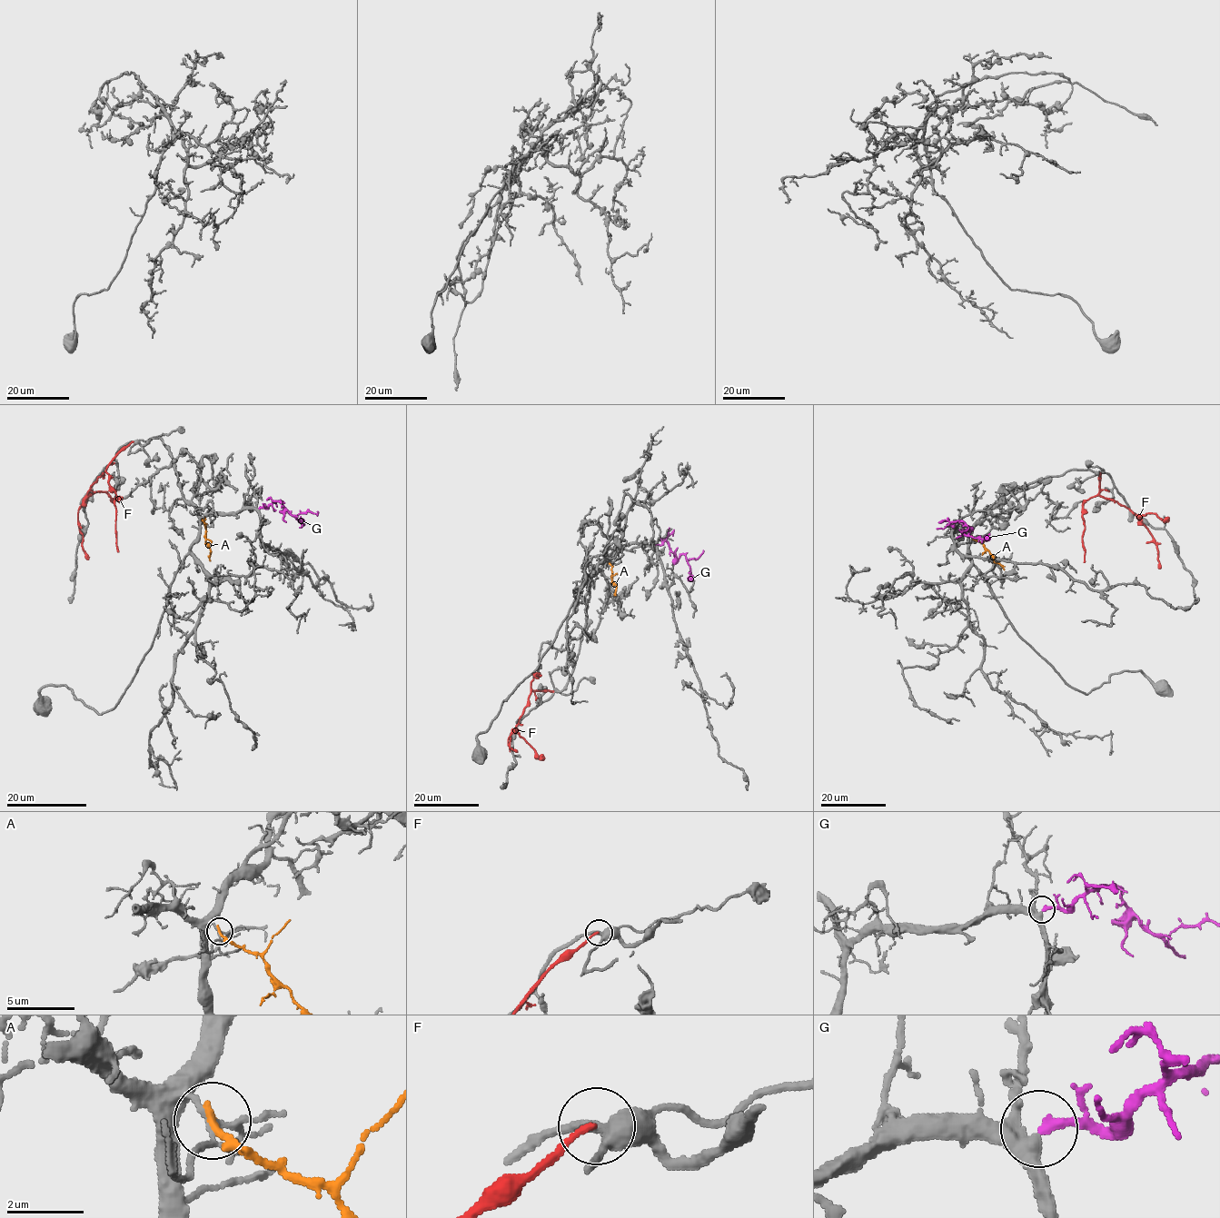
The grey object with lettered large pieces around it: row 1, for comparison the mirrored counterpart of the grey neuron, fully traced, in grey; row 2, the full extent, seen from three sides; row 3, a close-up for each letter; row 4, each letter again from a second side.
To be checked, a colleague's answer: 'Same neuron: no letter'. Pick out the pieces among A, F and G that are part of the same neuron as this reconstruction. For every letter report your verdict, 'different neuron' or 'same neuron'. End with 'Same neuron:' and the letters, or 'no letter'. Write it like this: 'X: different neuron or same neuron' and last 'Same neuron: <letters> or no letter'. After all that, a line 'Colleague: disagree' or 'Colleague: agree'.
A: different neuron
F: different neuron
G: same neuron
Same neuron: G
Colleague: disagree

